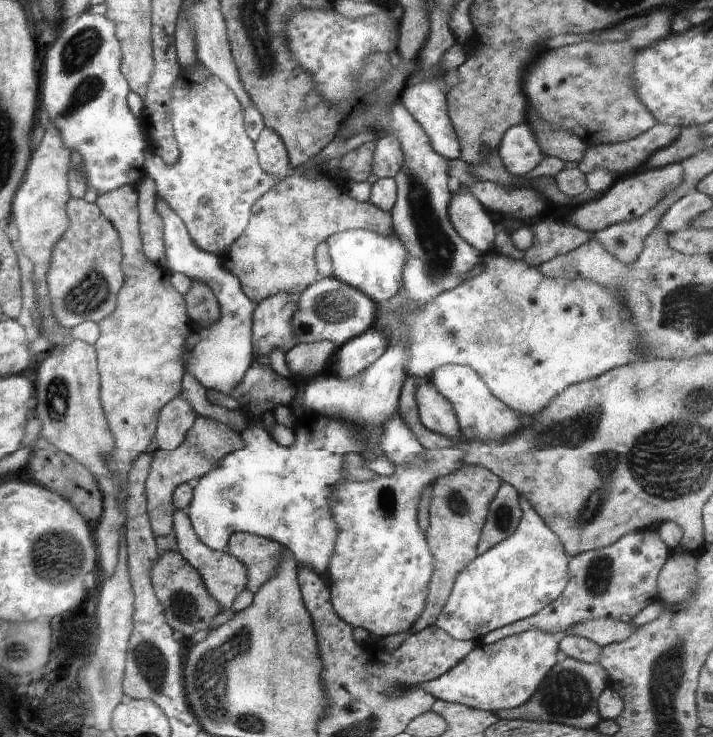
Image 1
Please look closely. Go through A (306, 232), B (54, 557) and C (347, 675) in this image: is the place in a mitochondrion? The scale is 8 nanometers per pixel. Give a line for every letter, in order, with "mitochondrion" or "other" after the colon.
A: other
B: mitochondrion
C: other

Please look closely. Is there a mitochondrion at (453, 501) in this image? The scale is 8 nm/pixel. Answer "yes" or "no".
yes

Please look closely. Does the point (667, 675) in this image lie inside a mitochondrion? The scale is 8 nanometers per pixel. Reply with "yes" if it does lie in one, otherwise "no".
yes

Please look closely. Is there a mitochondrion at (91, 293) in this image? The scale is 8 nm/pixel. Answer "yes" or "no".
yes

